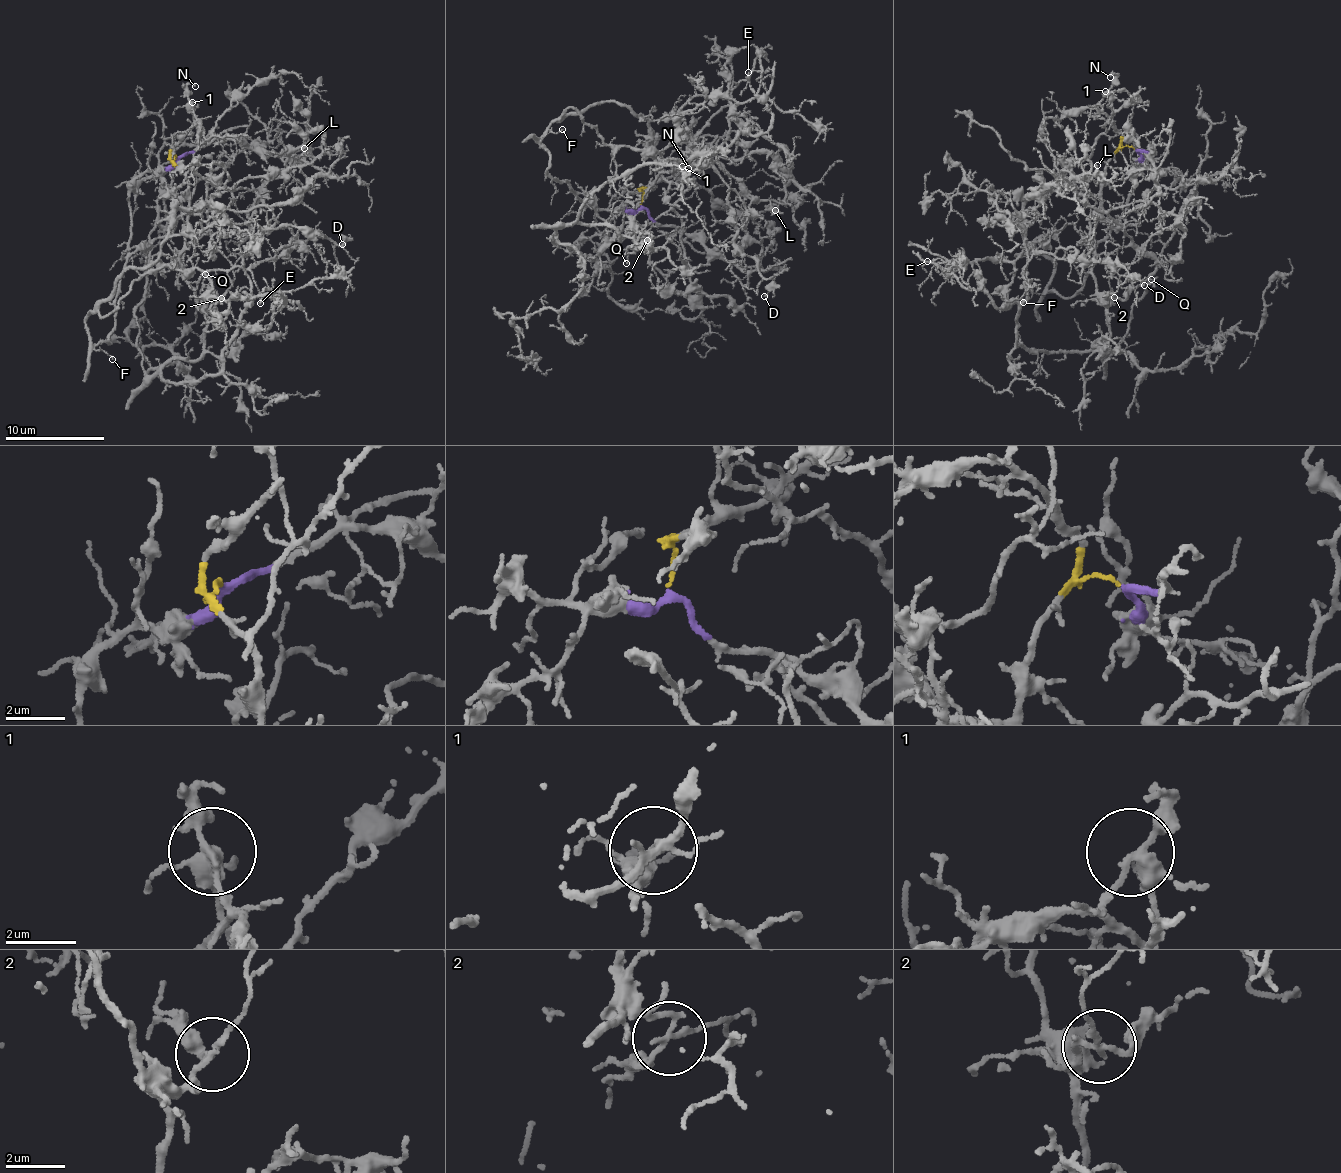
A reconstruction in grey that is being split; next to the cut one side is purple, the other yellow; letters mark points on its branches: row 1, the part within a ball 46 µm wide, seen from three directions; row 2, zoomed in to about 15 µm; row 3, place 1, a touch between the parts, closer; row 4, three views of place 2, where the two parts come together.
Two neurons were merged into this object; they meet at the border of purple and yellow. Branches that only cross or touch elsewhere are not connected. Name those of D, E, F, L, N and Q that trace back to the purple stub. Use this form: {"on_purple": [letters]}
{"on_purple": ["D", "F", "L"]}

